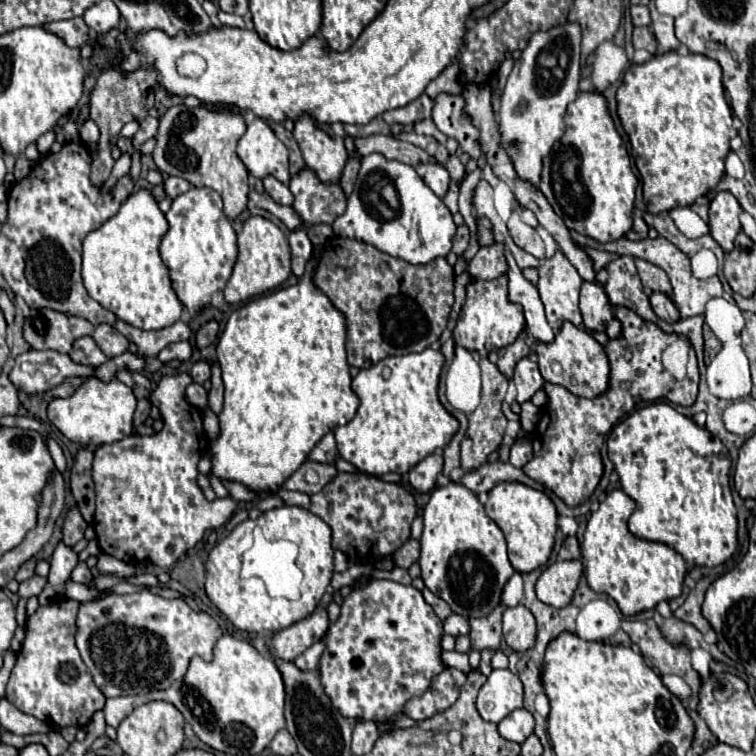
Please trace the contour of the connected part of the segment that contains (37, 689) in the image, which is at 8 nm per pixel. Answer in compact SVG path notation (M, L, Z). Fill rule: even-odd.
M63 598L49 606L39 606L29 618L25 630L25 642L17 654L11 678L7 682L7 700L21 712L35 716L37 720L53 722L59 728L87 726L97 710L103 710L105 696L93 684L89 670L85 668L79 650L75 646L75 618L79 602Z

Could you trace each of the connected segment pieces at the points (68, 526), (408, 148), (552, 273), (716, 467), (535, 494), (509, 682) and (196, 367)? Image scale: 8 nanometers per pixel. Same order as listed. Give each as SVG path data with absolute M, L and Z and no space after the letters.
M73 506L67 512L65 524L63 524L63 544L65 546L73 546L83 538L83 530L87 528L87 522L83 520L83 516L79 514L79 508Z
M371 134L371 136L365 136L365 138L355 138L355 148L357 148L357 154L363 158L367 154L383 154L385 158L391 158L391 160L399 160L399 162L405 162L405 164L419 164L419 162L429 162L429 160L435 160L433 156L429 156L425 150L409 144L409 142L401 142L393 136L385 136L385 134Z
M559 250L553 258L547 258L539 266L539 294L545 304L547 322L555 332L569 320L573 326L581 326L579 312L579 288L583 280L567 256Z
M655 402L635 410L627 420L617 424L609 434L607 448L623 492L637 504L629 518L629 530L637 538L667 544L693 566L717 566L733 556L737 548L737 510L733 506L729 486L731 460L725 444L717 436L705 428L699 428L691 418L679 414L673 406Z
M499 482L499 486L489 492L485 512L501 528L511 566L517 572L531 572L549 560L557 534L557 510L545 492L523 486L521 482Z
M493 670L487 678L487 682L481 686L477 696L477 710L483 720L487 722L501 722L507 714L511 714L515 708L523 706L523 684L517 674L511 670Z
M195 362L195 364L193 364L193 368L191 368L191 378L193 378L193 382L203 384L205 380L209 380L209 376L211 376L211 368L209 368L207 362Z

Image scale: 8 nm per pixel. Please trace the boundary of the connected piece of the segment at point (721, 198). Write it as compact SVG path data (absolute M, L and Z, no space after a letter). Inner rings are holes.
M719 192L709 206L711 236L725 252L733 250L733 240L741 230L739 214L741 214L741 206L731 192Z

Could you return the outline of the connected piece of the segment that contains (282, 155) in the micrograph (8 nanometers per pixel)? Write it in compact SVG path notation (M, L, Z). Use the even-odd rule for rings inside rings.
M255 118L249 126L247 132L241 136L239 144L237 144L237 156L241 158L241 162L247 166L247 170L257 176L257 178L265 178L265 176L275 176L279 182L289 184L291 176L289 176L289 154L285 144L275 136L275 132L271 130L271 126L263 120L263 118Z

